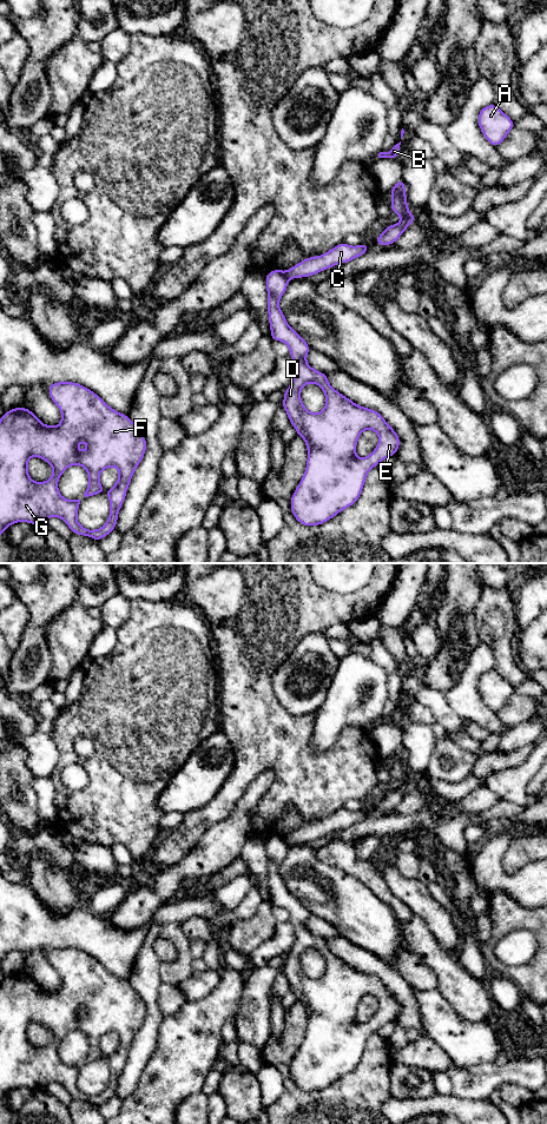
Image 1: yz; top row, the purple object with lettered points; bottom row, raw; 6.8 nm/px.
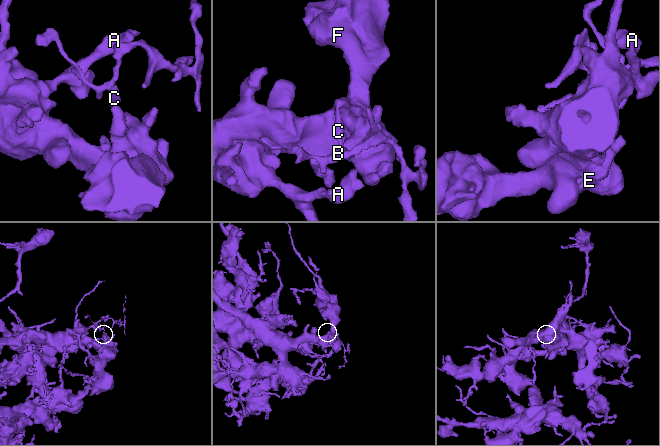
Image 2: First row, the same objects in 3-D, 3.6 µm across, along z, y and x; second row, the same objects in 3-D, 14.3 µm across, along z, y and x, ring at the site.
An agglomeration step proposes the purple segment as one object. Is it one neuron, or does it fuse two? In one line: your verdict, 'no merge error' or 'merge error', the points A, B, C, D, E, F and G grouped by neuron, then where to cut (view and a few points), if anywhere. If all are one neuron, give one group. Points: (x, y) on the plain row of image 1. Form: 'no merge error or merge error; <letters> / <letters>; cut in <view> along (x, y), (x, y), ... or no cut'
merge error; A D E F G / B C; cut in yz along (284, 838), (288, 845)

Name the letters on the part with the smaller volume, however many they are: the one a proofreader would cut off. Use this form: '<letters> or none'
B, C

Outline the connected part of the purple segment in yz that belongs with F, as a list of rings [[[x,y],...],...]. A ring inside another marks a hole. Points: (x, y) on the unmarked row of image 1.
[[[79,948],[50,950],[48,959],[61,978],[61,987],[57,992],[44,990],[32,976],[24,972],[7,976],[0,984],[0,1100],[13,1089],[28,1087],[38,1091],[44,1090],[50,1083],[59,1083],[72,1099],[100,1106],[116,1096],[130,1047],[144,1024],[146,1005],[127,980],[116,977],[100,961]],[[32,1021],[52,1031],[50,1045],[34,1047],[29,1043],[28,1025]],[[71,1031],[84,1032],[88,1042],[87,1054],[75,1065],[64,1064],[58,1054],[60,1042]],[[110,1032],[118,1034],[119,1044],[106,1057],[110,1067],[108,1084],[99,1095],[86,1095],[78,1089],[78,1073],[83,1065],[104,1058],[99,1040]]]

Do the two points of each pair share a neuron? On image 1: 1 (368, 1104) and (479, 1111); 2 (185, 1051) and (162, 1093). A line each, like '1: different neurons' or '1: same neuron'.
1: different neurons
2: same neuron

